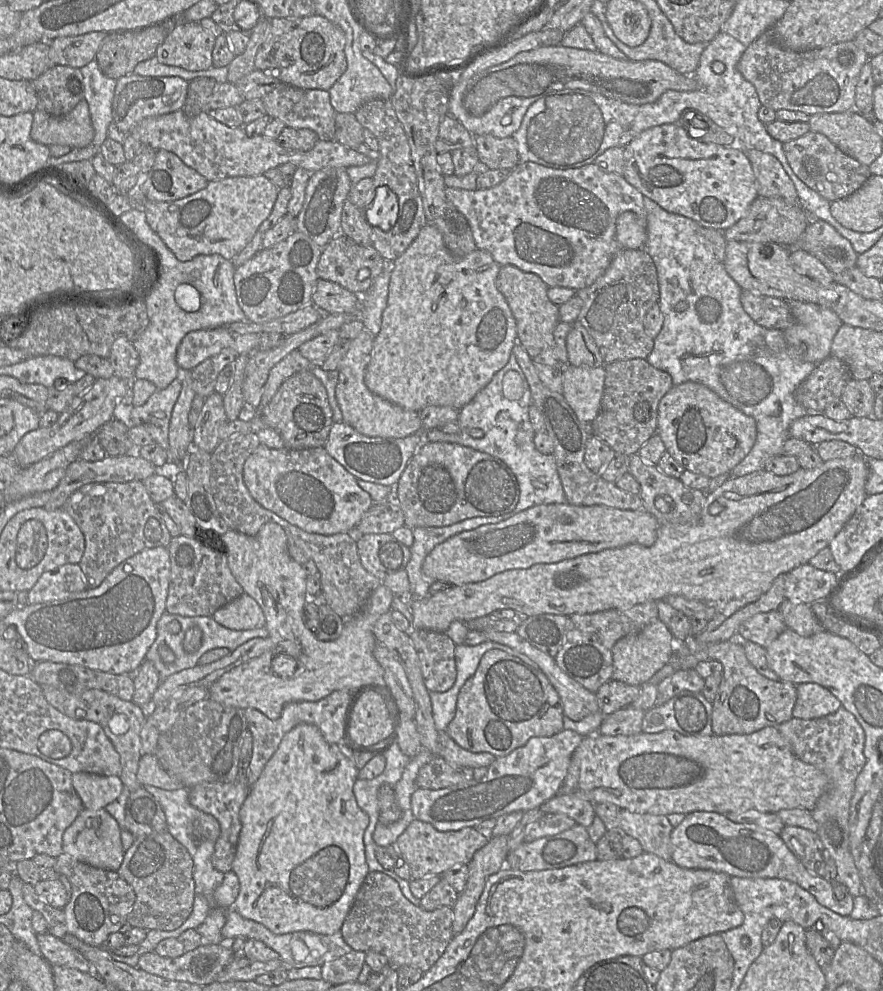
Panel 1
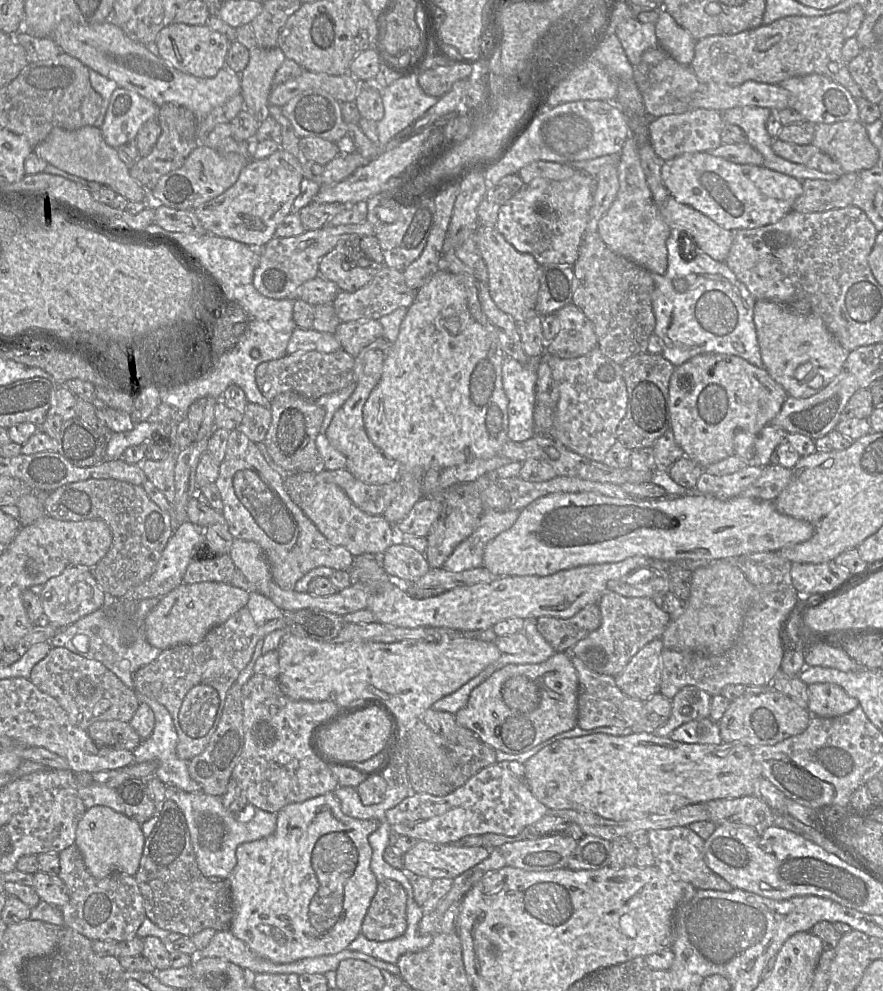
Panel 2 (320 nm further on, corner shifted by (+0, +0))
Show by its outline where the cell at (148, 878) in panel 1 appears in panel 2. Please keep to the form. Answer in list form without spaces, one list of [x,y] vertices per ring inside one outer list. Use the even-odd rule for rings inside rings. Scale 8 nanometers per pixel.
[[[166,799],[151,834],[145,839],[143,853],[134,876],[143,897],[146,918],[170,933],[189,936],[212,928],[230,930],[233,901],[228,879],[211,882],[197,866],[186,819],[176,803]]]

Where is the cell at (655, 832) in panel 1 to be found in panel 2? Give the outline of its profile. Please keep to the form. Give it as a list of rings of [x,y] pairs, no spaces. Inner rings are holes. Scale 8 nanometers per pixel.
[[[673,827],[669,829],[648,830],[648,846],[650,846],[654,866],[666,876],[692,884],[697,890],[718,890],[728,892],[734,889],[725,879],[714,873],[704,860],[704,844],[700,836],[689,827]]]

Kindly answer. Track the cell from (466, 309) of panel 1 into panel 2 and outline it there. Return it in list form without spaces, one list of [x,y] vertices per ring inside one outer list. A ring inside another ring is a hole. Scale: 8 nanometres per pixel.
[[[440,268],[425,285],[418,289],[415,301],[407,309],[406,316],[400,325],[397,340],[386,352],[381,379],[372,390],[363,407],[364,427],[369,439],[387,458],[399,462],[402,470],[414,468],[428,469],[433,466],[453,467],[473,459],[488,459],[499,455],[503,444],[511,441],[507,436],[508,399],[502,386],[501,368],[504,358],[504,352],[495,336],[470,314],[467,292],[462,280],[448,270]]]

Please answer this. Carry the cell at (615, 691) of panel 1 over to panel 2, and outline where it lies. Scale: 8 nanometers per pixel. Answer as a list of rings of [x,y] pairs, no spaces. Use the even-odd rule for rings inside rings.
[[[661,638],[642,647],[615,676],[618,688],[631,698],[643,702],[660,691],[660,654],[664,649]]]

